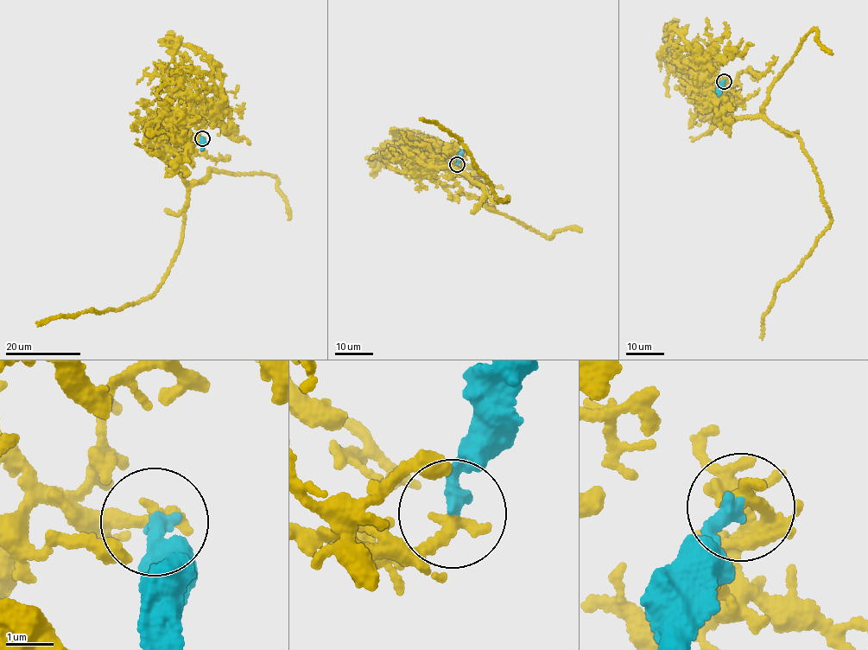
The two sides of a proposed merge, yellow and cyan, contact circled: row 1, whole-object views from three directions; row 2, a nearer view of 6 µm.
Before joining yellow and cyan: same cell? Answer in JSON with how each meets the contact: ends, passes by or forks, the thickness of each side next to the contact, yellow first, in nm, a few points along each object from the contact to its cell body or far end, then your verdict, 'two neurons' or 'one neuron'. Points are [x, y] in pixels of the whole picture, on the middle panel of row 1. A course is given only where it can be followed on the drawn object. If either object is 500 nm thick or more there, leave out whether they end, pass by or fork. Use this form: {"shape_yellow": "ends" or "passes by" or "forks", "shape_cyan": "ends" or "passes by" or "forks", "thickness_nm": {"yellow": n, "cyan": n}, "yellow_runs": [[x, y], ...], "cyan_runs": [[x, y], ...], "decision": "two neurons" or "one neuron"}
{"shape_yellow": "ends", "shape_cyan": "ends", "thickness_nm": {"yellow": 280, "cyan": 320}, "yellow_runs": [[457, 164], [421, 160], [460, 171], [491, 200], [510, 197], [495, 197], [459, 139], [422, 118]], "cyan_runs": [[457, 164], [462, 150]], "decision": "one neuron"}

